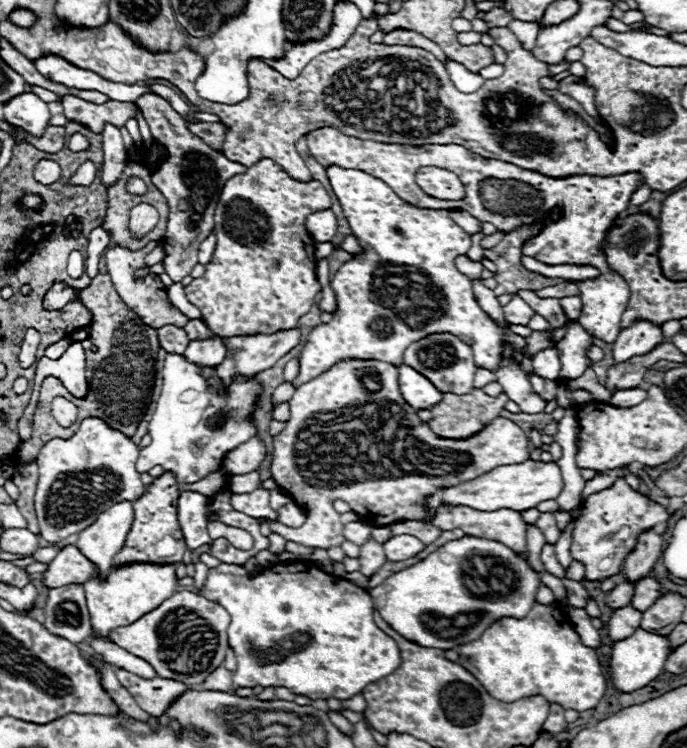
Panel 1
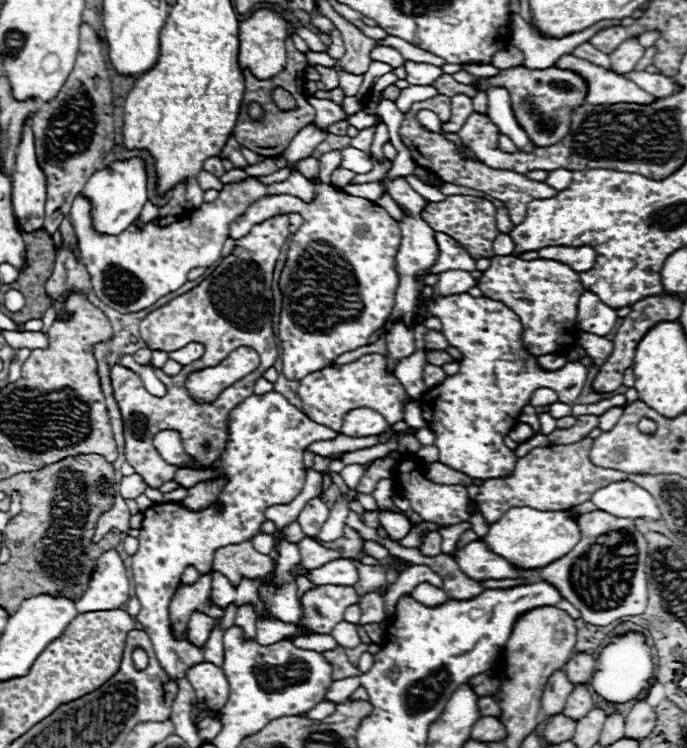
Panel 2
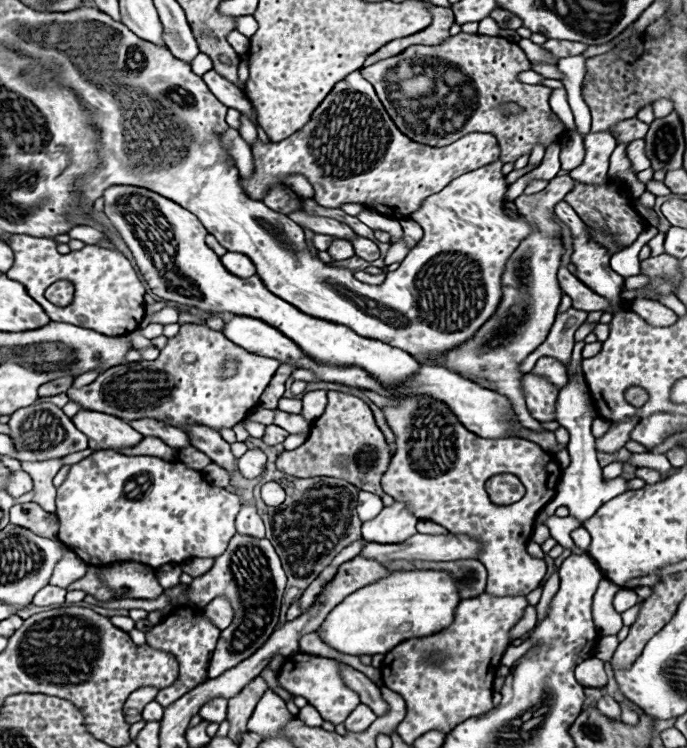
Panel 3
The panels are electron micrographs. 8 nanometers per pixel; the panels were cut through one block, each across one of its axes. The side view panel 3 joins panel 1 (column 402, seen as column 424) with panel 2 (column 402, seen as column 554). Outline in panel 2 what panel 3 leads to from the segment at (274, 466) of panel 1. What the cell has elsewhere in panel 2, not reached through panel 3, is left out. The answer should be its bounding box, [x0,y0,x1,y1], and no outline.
[396,460,470,526]

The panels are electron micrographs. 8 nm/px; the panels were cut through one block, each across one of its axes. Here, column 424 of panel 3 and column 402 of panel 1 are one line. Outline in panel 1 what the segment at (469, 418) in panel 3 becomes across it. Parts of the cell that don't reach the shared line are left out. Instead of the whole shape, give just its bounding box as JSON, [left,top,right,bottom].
[398,364,444,410]

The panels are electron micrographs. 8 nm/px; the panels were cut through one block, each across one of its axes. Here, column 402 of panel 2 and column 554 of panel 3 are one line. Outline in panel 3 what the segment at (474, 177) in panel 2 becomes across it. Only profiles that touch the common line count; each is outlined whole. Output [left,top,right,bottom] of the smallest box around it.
[360,32,566,164]

